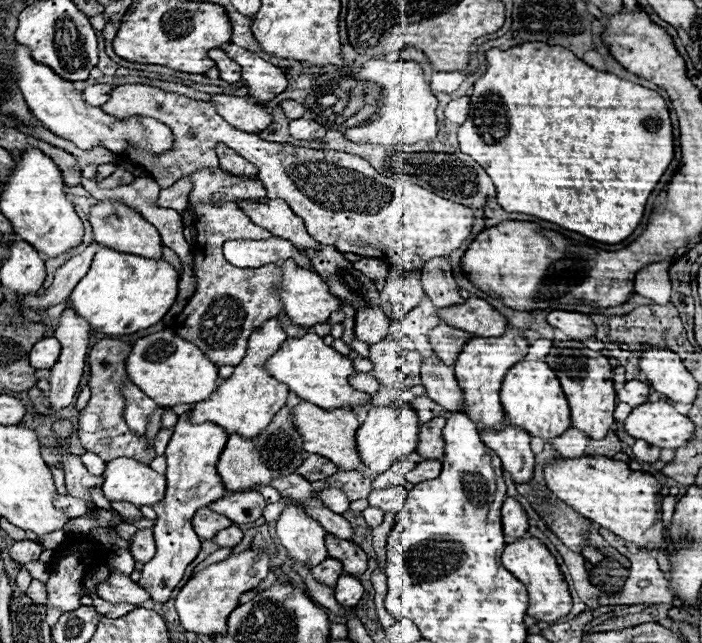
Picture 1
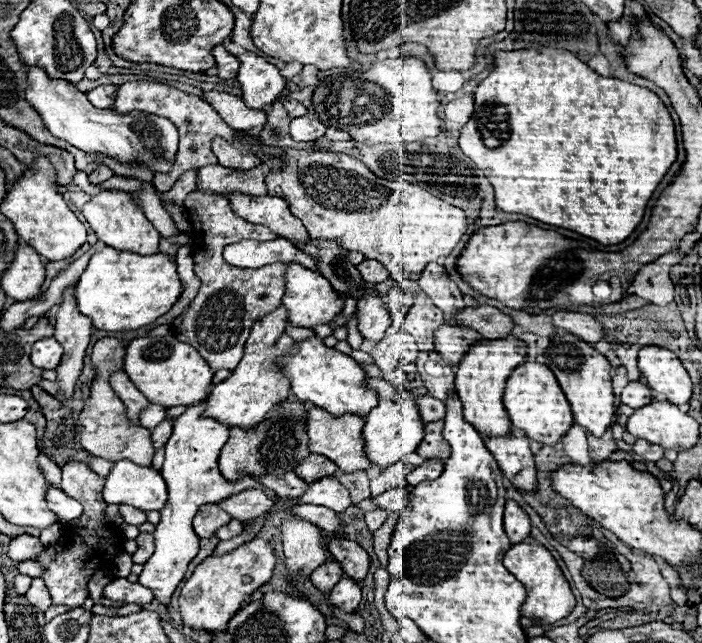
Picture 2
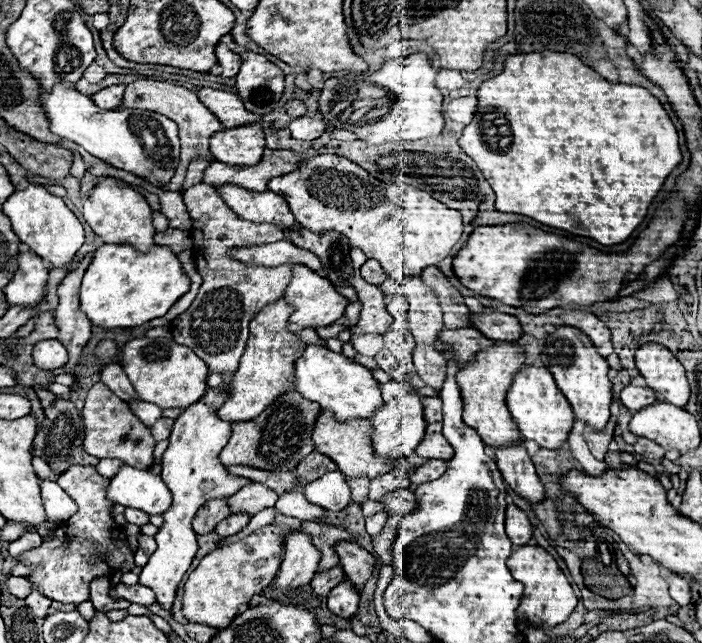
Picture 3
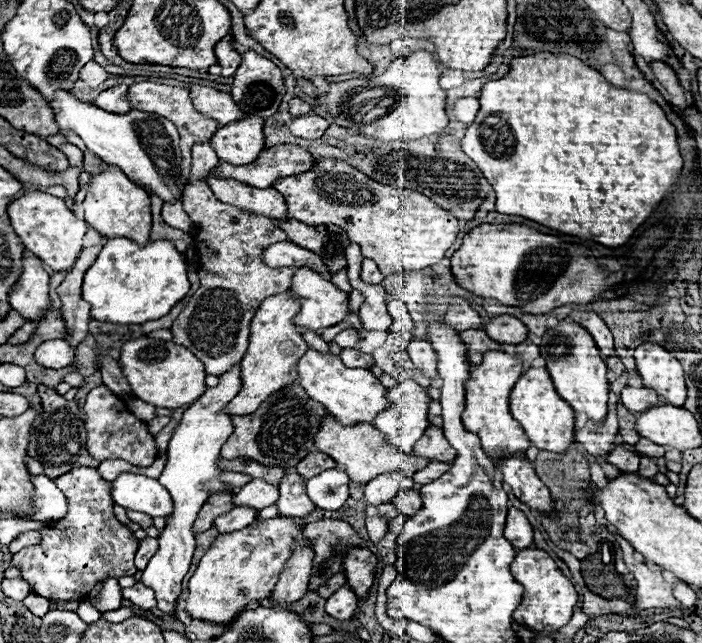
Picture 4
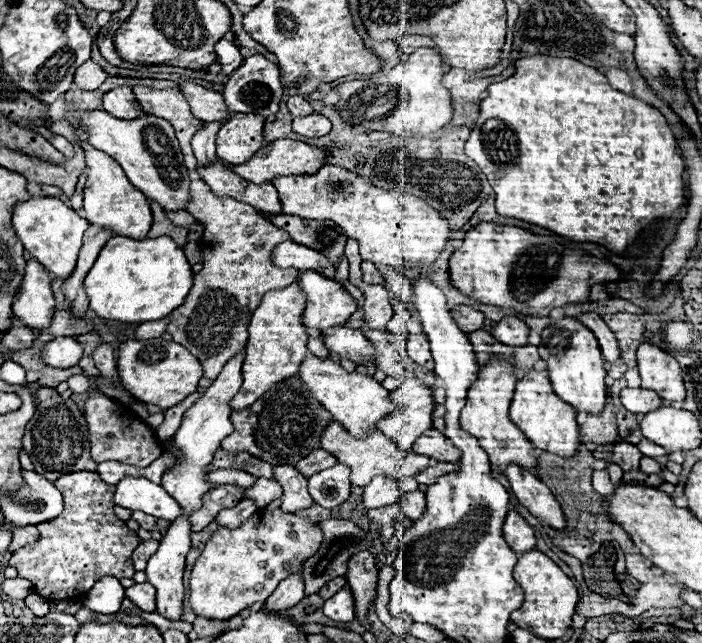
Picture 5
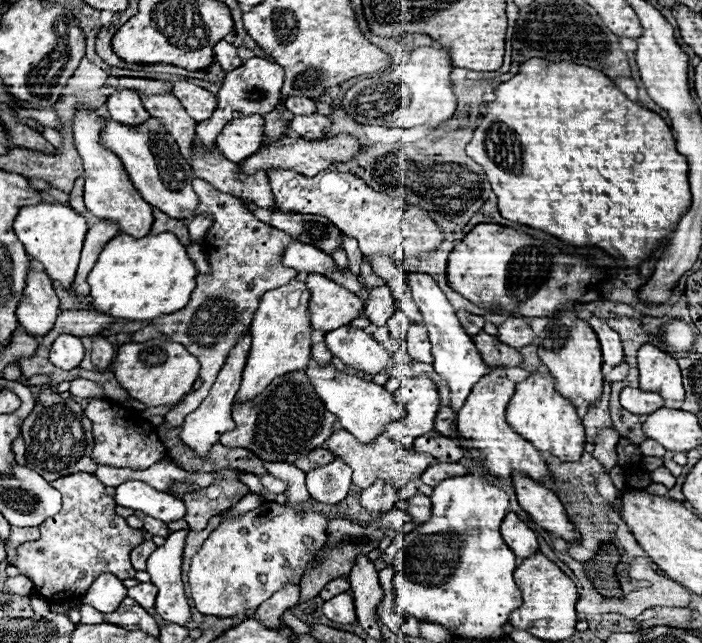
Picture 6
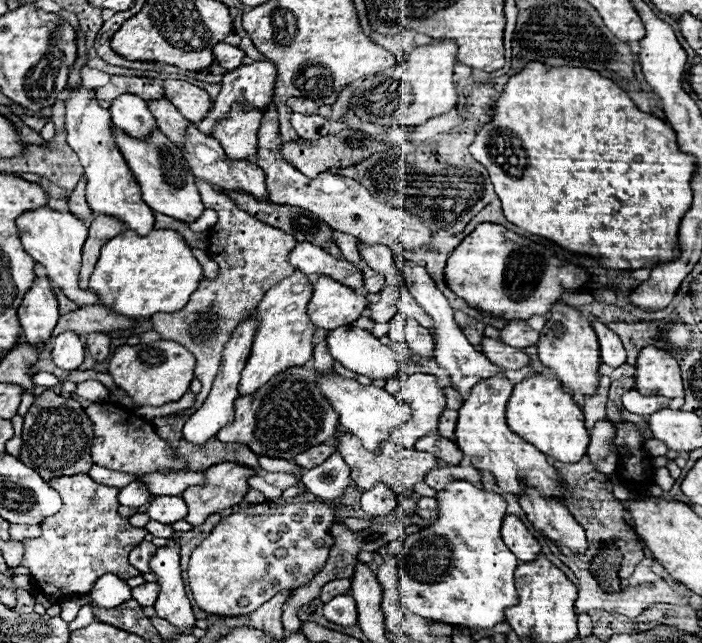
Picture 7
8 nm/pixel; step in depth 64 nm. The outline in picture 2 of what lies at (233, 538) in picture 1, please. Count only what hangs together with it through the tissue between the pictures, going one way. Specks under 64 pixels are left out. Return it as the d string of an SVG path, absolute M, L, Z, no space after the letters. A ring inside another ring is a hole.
M230 520L230 524L222 526L222 528L216 532L216 536L218 536L218 540L230 540L230 538L238 536L242 530L244 530L242 522L238 522L238 520Z

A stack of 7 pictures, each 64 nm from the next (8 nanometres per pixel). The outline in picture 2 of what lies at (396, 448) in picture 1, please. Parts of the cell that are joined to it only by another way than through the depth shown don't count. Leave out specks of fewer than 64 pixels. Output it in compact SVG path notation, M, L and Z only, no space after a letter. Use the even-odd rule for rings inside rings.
M366 378L364 386L380 394L378 406L370 411L366 416L366 422L364 422L364 436L362 436L364 438L364 452L376 468L384 470L384 468L404 460L408 454L416 452L416 448L424 436L424 424L420 420L414 398L406 398L402 392L392 388L386 380ZM396 408L398 408L398 416L396 416Z

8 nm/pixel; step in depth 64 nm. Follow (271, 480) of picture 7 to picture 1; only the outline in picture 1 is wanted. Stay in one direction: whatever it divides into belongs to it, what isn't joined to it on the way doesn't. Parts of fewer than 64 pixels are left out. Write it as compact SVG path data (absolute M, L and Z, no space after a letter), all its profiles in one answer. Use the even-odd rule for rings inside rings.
M240 492L240 494L228 494L216 502L212 502L208 508L212 512L218 512L226 518L230 518L234 524L250 524L256 522L262 516L266 502L260 492Z

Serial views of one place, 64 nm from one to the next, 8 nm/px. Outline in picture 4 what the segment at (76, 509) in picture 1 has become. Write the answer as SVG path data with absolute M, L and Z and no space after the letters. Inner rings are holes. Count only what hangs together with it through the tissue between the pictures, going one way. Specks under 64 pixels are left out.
M32 476L32 482L36 488L34 492L36 512L30 518L40 522L54 522L64 518L68 512L68 500L54 484L54 480L50 480L48 476Z

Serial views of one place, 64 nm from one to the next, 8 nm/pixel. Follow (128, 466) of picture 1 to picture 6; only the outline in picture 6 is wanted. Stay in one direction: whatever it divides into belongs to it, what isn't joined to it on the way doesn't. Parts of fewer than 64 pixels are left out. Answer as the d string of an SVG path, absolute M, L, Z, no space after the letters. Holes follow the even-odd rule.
M128 480L120 484L116 488L114 500L118 506L140 510L162 522L182 520L186 514L182 500L174 498L172 494L160 492L142 480Z

